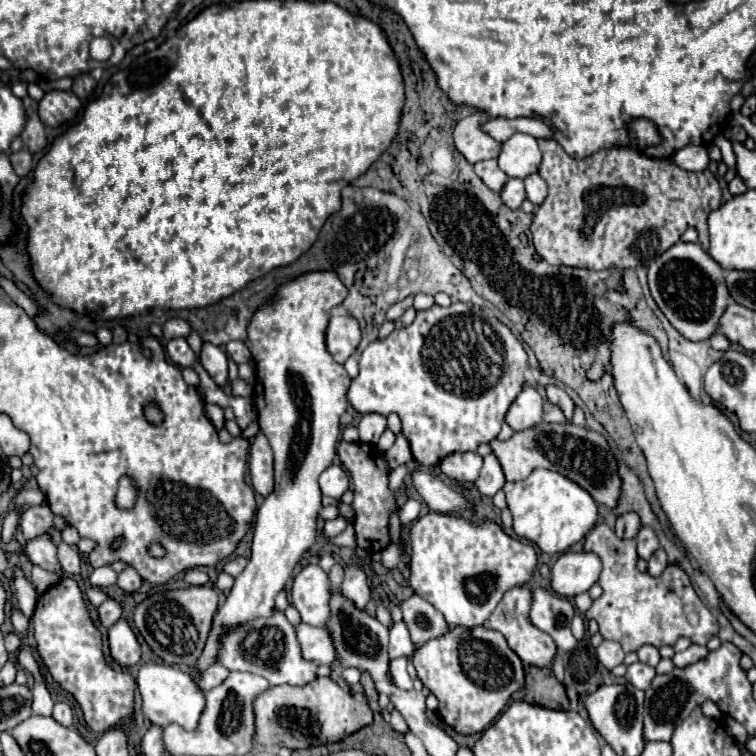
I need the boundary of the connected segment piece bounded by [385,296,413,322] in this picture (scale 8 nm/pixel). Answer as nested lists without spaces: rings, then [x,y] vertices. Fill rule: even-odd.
[[[407,296],[405,300],[401,300],[401,302],[397,302],[397,304],[393,304],[389,310],[387,310],[387,314],[385,314],[385,320],[391,320],[391,322],[395,322],[409,306],[413,304],[413,296]]]

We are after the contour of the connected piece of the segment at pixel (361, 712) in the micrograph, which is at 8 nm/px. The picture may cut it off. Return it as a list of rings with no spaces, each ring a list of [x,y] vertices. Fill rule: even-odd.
[[[315,678],[313,684],[305,686],[269,686],[265,692],[257,694],[253,700],[253,714],[255,714],[255,742],[263,746],[273,746],[281,744],[285,748],[297,750],[297,748],[309,748],[317,744],[329,744],[329,742],[339,742],[341,738],[357,732],[359,728],[367,726],[373,722],[373,712],[365,700],[363,694],[355,692],[351,694],[349,690],[341,688],[337,682],[331,678]]]

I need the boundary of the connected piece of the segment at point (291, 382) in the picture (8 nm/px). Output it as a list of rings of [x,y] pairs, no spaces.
[[[305,272],[301,280],[281,284],[277,296],[257,308],[249,322],[247,344],[257,370],[253,402],[259,428],[275,454],[275,490],[257,510],[249,564],[235,578],[231,594],[215,614],[197,670],[215,662],[221,634],[257,616],[273,614],[277,592],[287,584],[295,564],[317,538],[317,512],[321,510],[317,478],[337,454],[339,418],[347,408],[345,392],[351,382],[345,368],[325,348],[325,328],[329,312],[343,304],[347,294],[345,284],[333,272]]]

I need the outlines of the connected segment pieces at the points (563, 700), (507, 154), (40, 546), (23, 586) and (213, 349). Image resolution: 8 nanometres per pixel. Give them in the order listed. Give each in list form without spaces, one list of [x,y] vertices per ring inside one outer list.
[[[529,666],[525,686],[521,688],[519,694],[515,694],[515,698],[527,698],[529,702],[537,702],[545,708],[569,710],[569,698],[567,698],[565,686],[553,676],[553,672],[549,668]]]
[[[513,134],[507,142],[503,142],[499,154],[499,168],[511,178],[525,178],[537,172],[541,164],[541,150],[537,140],[529,134]]]
[[[45,532],[45,536],[37,536],[37,540],[27,540],[25,542],[25,554],[33,564],[37,564],[45,570],[63,574],[61,566],[57,562],[57,546],[53,544],[53,540],[49,540],[47,532]]]
[[[15,570],[15,592],[17,592],[17,600],[19,600],[21,612],[27,618],[31,618],[33,612],[35,612],[35,602],[37,602],[35,588],[25,580],[23,572],[19,572],[19,570]]]
[[[205,342],[205,344],[203,344],[203,350],[201,350],[201,364],[203,364],[203,368],[209,372],[209,376],[211,376],[221,388],[225,388],[225,386],[229,384],[227,354],[225,354],[223,348]]]

